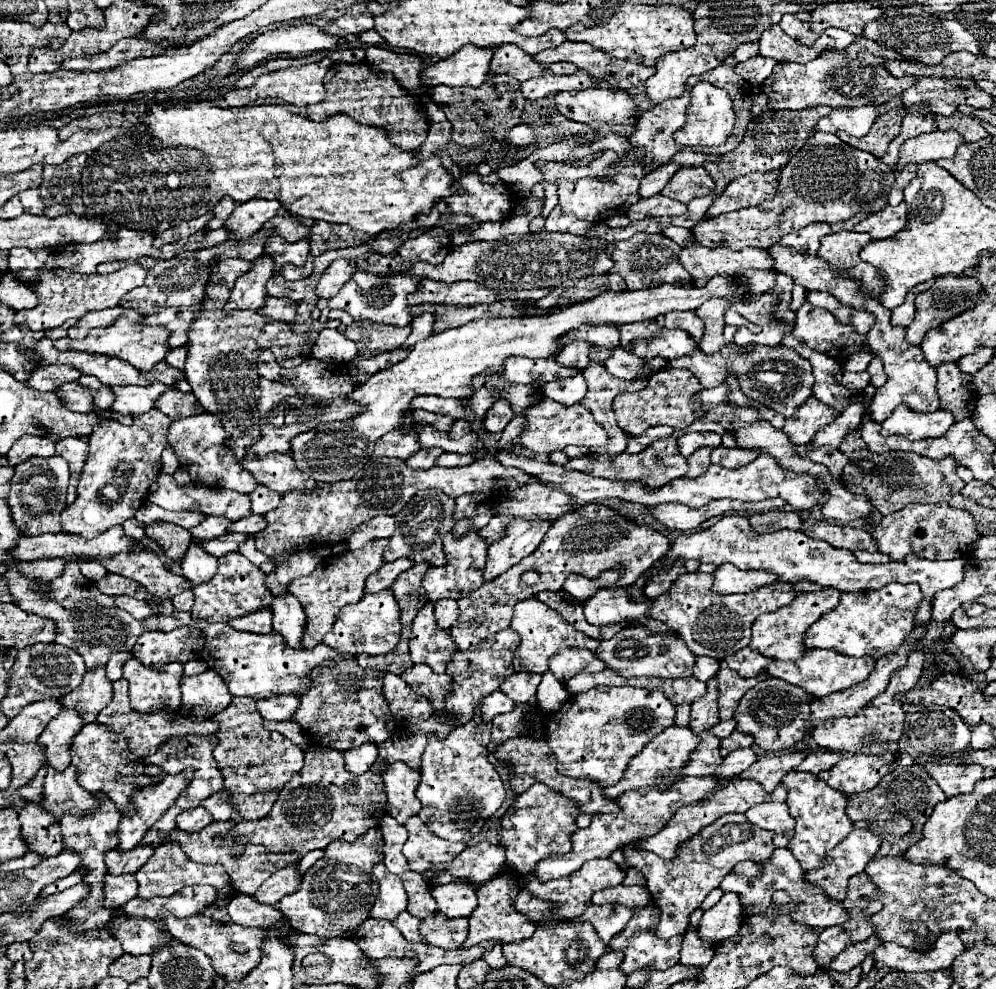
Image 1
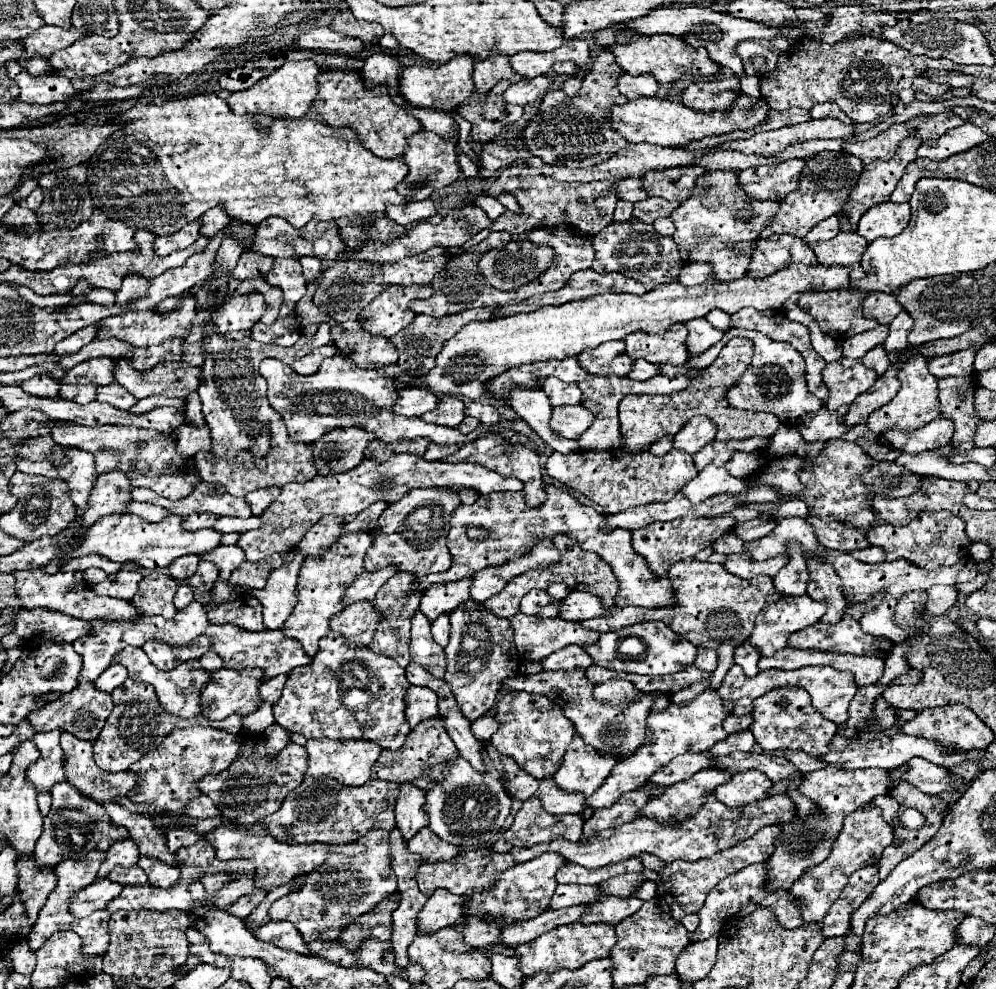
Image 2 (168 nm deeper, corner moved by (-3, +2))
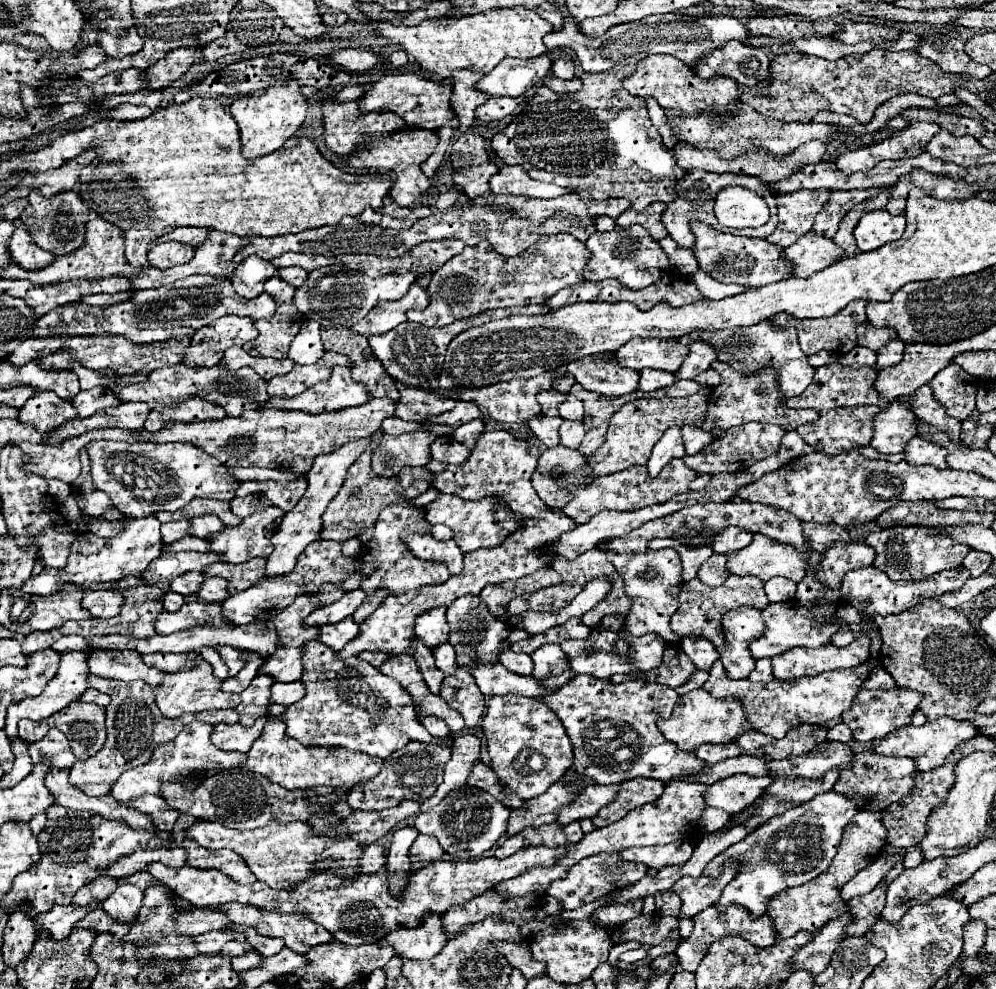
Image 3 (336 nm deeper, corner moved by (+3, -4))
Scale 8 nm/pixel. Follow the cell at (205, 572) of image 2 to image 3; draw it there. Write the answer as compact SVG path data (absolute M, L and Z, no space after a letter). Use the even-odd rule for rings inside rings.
M204 577L200 591L196 593L196 599L204 601L204 603L222 603L228 593L226 593L226 579L220 577Z

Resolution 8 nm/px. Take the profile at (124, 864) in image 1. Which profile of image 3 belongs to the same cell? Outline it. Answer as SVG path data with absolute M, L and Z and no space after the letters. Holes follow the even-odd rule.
M120 885L108 899L104 899L102 909L118 921L130 921L136 917L142 905L142 891L136 885Z

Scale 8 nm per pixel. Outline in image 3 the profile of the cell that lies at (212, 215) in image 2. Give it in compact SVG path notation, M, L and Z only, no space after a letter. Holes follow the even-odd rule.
M178 227L172 233L160 237L156 243L162 241L180 241L180 243L190 243L190 245L200 245L200 241L204 241L208 229L200 229L200 227Z

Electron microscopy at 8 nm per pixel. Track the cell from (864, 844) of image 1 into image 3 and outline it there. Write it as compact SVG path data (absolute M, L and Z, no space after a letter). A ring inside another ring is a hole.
M868 811L856 813L856 817L844 827L842 841L838 845L838 853L832 859L830 867L822 875L818 875L816 879L808 881L806 885L786 889L768 901L766 913L772 915L772 919L774 919L778 939L792 937L798 931L814 933L814 931L822 929L830 919L844 915L848 909L846 909L846 903L840 899L842 885L848 879L852 879L860 869L864 869L866 865L876 861L876 857L880 857L884 845L886 845L886 827L882 823L880 813L868 813Z

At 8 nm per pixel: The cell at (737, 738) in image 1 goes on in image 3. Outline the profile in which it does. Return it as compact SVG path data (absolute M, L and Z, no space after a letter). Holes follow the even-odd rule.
M728 743L728 745L700 745L700 749L694 751L696 757L700 757L706 763L718 763L730 757L740 757L742 749L738 743Z

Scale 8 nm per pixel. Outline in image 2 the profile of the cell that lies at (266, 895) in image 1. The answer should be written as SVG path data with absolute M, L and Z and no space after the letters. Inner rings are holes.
M252 889L248 895L244 895L242 899L238 899L236 903L232 903L226 911L228 911L230 915L234 915L234 917L244 919L262 899L264 899L264 891L262 891L262 889Z

